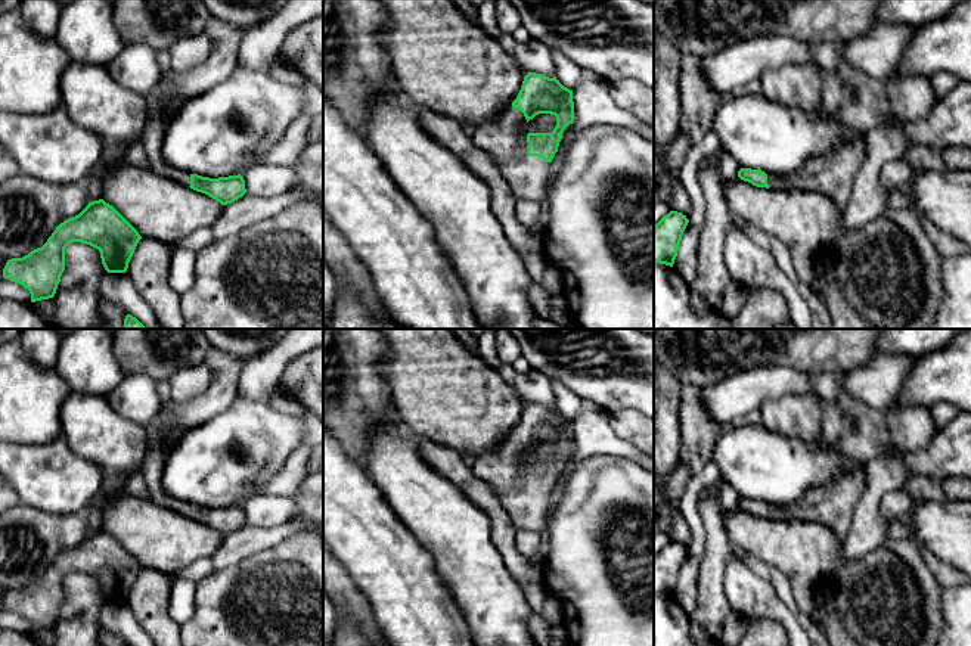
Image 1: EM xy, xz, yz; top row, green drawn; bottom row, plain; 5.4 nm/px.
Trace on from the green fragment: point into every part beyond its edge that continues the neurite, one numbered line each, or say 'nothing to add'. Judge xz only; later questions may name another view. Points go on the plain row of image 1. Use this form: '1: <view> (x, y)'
1: xz (505, 469)

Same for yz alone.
1: yz (833, 505)

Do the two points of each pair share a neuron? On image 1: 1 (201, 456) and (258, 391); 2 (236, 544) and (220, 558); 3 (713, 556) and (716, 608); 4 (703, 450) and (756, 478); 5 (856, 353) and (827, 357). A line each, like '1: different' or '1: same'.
1: different
2: same
3: same
4: different
5: same

